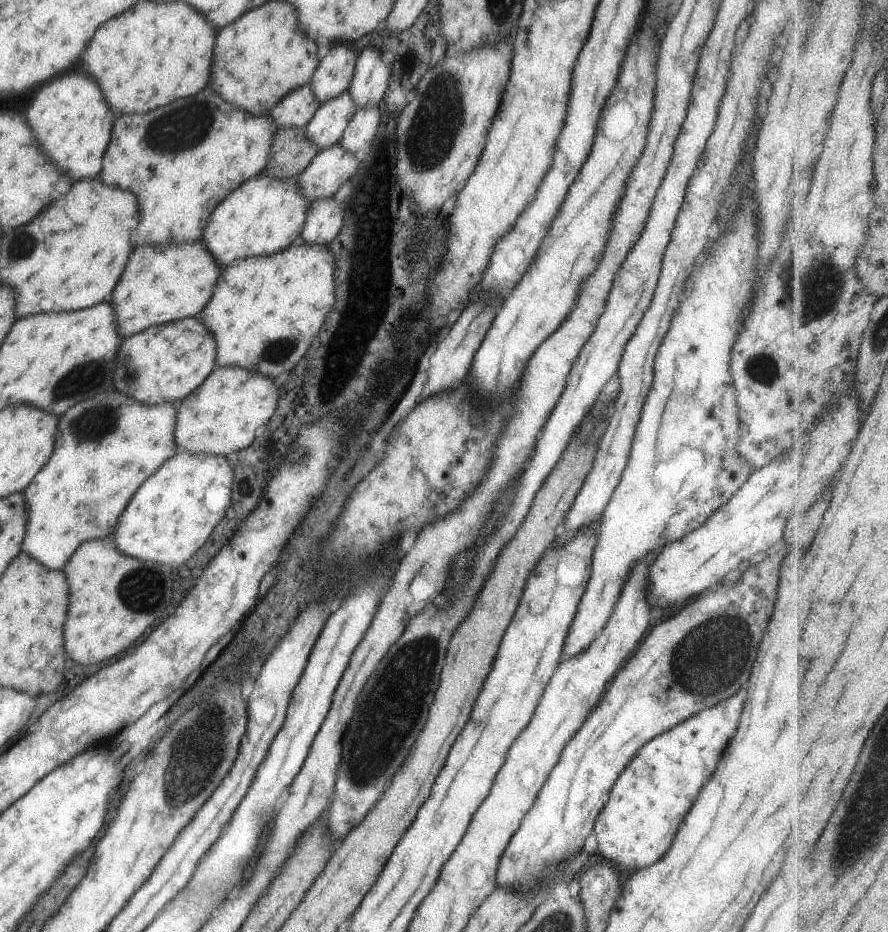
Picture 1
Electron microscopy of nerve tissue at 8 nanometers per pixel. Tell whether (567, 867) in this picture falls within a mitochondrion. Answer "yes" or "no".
no

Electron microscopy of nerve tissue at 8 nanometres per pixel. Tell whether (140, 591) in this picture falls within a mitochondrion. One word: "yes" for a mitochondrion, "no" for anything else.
yes

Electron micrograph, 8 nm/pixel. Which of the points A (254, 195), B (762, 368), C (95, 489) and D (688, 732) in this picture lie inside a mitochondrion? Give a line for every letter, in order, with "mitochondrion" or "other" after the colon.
A: other
B: mitochondrion
C: other
D: other

